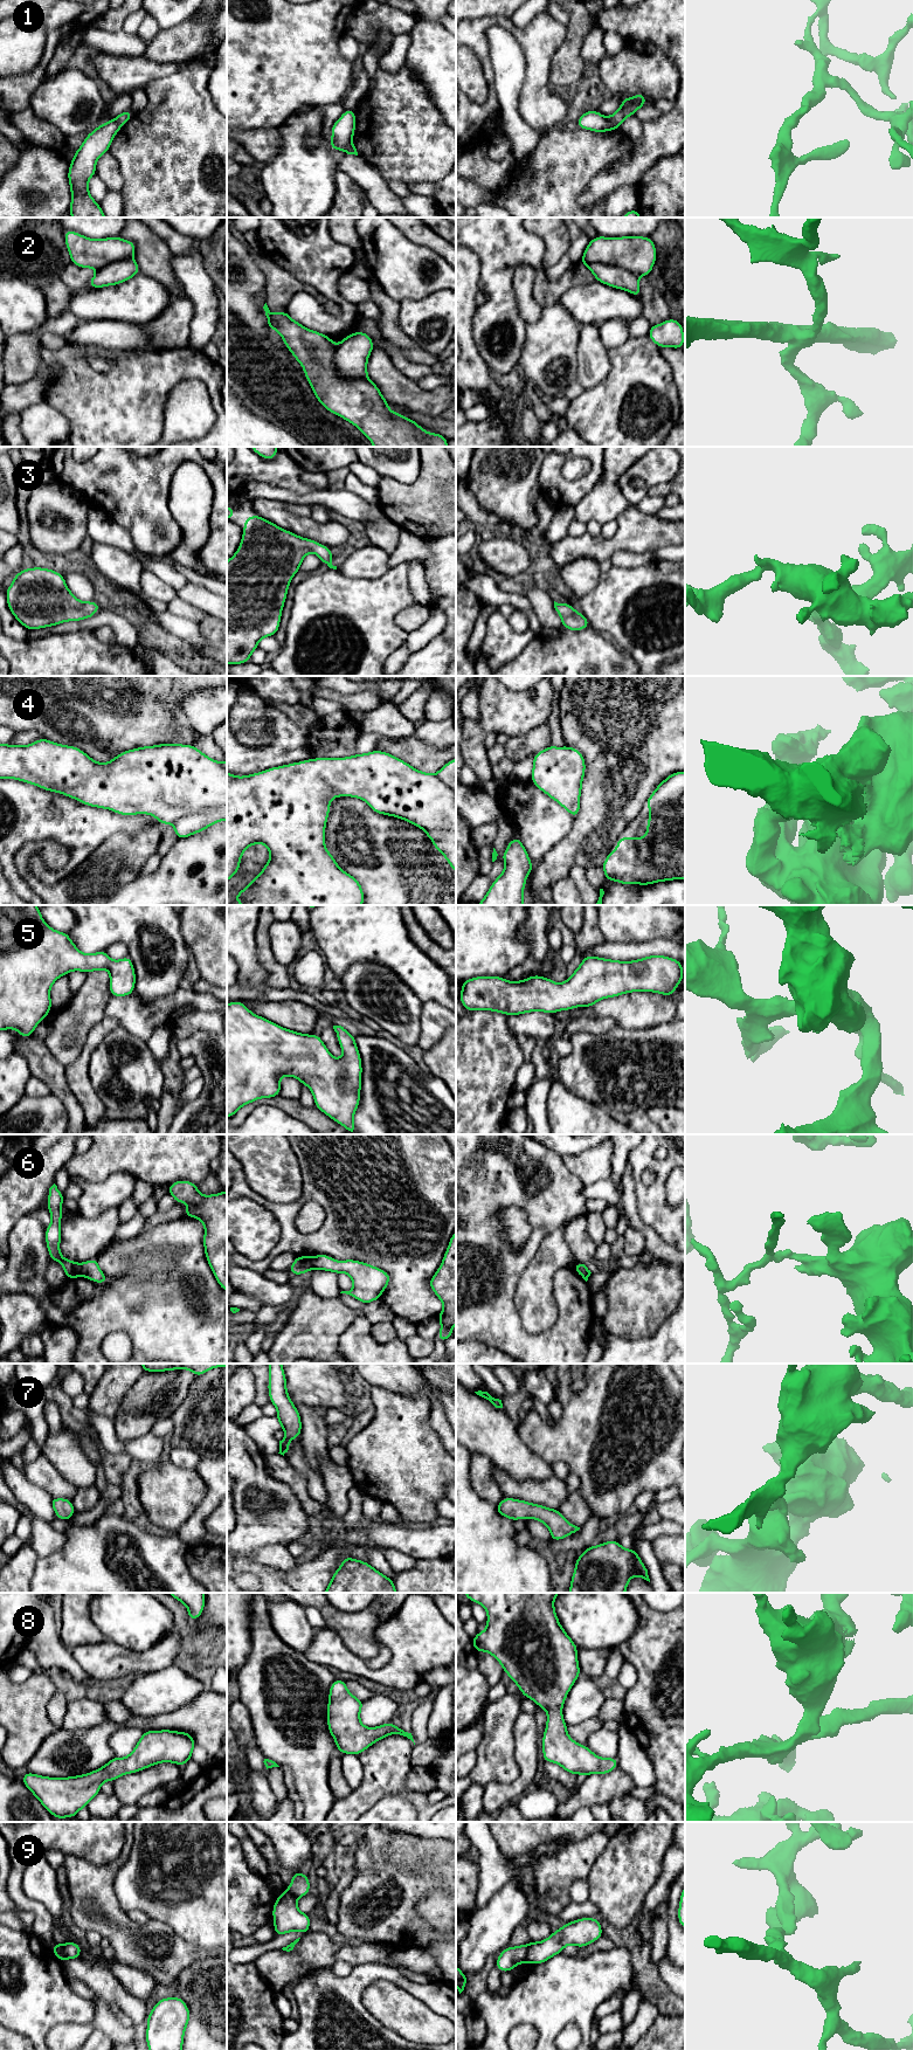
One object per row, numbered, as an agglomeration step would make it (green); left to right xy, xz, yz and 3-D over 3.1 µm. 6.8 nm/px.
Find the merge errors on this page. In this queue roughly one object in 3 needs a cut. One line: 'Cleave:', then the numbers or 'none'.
Cleave: 1, 2, 6, 9

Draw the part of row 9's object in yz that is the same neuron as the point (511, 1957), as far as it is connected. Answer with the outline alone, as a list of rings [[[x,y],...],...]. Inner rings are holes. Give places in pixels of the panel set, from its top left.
[[[527,1945],[506,1947],[503,1949],[496,1961],[496,1967],[503,1972],[511,1972],[516,1966],[526,1961]]]

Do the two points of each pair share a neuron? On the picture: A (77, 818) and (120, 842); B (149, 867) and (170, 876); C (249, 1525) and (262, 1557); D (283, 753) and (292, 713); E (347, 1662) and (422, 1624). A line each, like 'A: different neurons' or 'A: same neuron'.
A: different neurons
B: different neurons
C: different neurons
D: different neurons
E: same neuron

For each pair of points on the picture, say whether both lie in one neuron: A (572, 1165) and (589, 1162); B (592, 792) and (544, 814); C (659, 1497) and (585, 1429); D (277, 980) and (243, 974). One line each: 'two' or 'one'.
A: one
B: two
C: two
D: two

